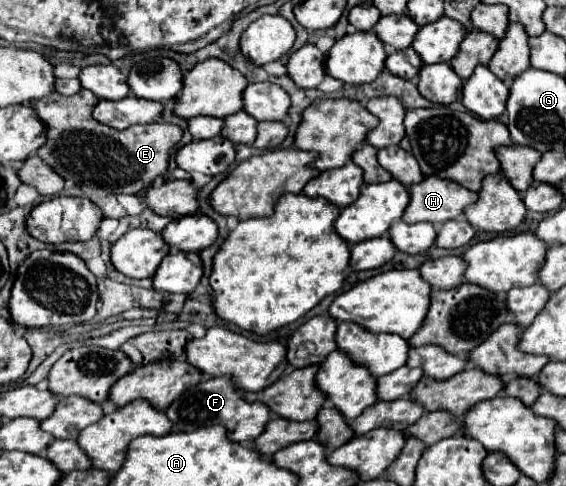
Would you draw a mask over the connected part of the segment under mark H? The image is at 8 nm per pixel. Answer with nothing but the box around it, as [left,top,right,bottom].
[403,176,477,224]

